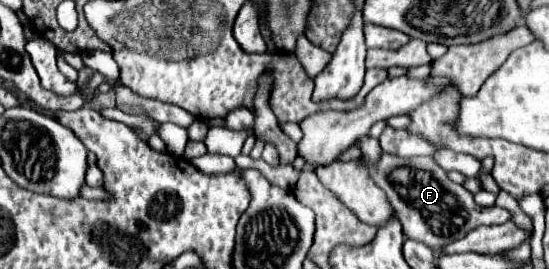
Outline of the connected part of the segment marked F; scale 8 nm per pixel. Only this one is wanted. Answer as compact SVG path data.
M381 153L381 161L375 171L371 171L371 179L387 193L399 221L403 225L403 233L409 239L421 241L431 249L441 249L459 237L465 237L471 229L479 225L507 223L513 219L513 213L503 207L481 207L473 201L473 195L459 183L447 177L447 171L439 167L431 157L387 157Z

